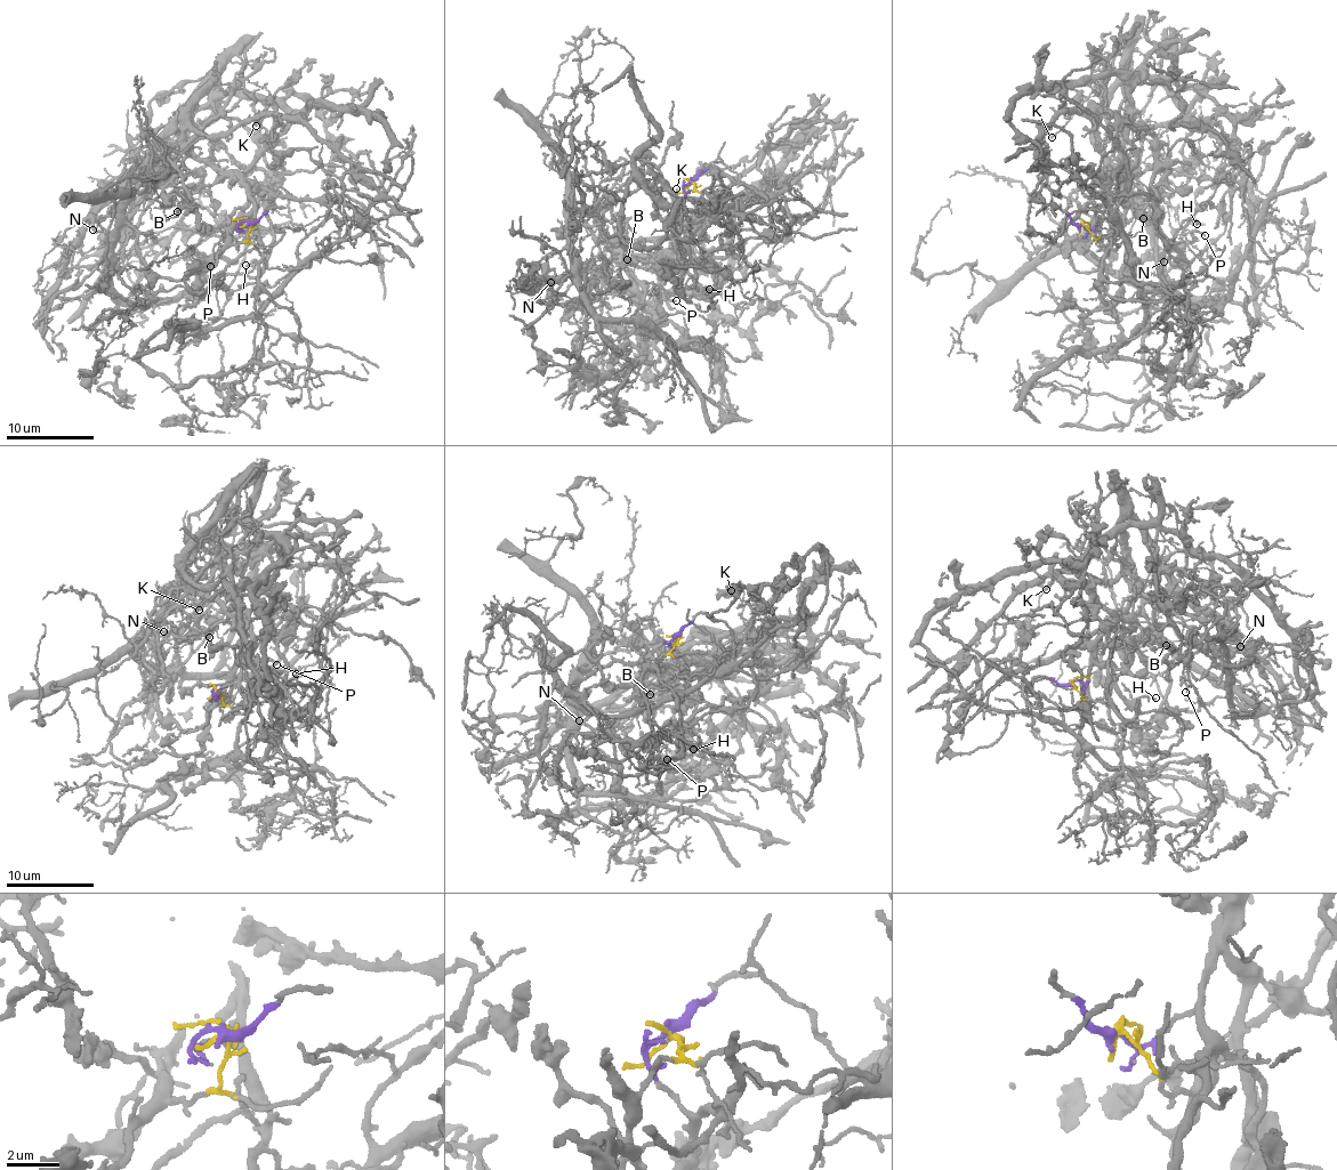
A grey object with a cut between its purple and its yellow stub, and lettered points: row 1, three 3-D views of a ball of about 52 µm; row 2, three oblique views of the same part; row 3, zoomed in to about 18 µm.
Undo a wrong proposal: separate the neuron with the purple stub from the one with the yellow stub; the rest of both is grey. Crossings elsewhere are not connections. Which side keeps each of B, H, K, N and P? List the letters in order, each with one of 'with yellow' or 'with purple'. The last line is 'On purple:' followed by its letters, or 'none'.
B: with purple
H: with purple
K: with purple
N: with purple
P: with yellow
On purple: B, H, K, N

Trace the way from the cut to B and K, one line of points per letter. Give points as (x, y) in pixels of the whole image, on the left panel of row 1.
B: (248, 223), (238, 226), (252, 223), (254, 199), (228, 178), (220, 177), (204, 192), (195, 192), (177, 212)
K: (248, 223), (238, 226), (252, 223), (254, 199), (243, 175), (279, 122), (270, 114), (255, 122), (256, 126)

